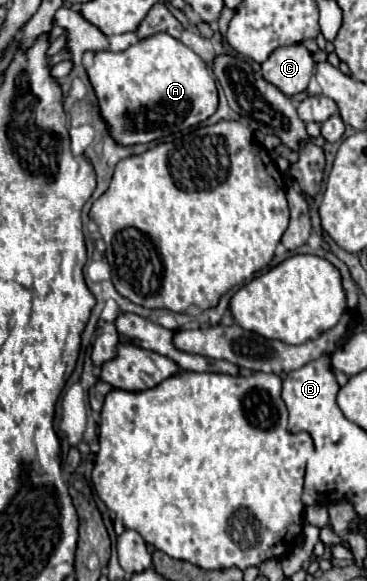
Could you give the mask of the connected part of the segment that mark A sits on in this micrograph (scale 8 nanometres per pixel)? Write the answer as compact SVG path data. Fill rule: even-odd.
M157 33L147 39L137 41L125 51L99 51L95 53L95 63L87 69L89 81L93 85L99 113L107 121L109 133L117 145L129 147L137 143L161 141L177 131L195 127L209 119L217 111L217 87L215 79L209 75L207 63L179 39L173 39L167 33Z

